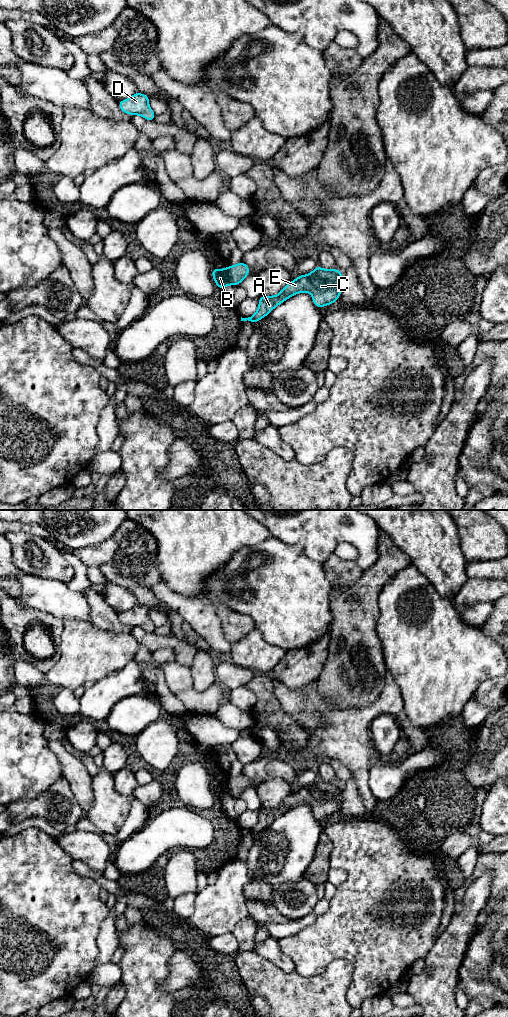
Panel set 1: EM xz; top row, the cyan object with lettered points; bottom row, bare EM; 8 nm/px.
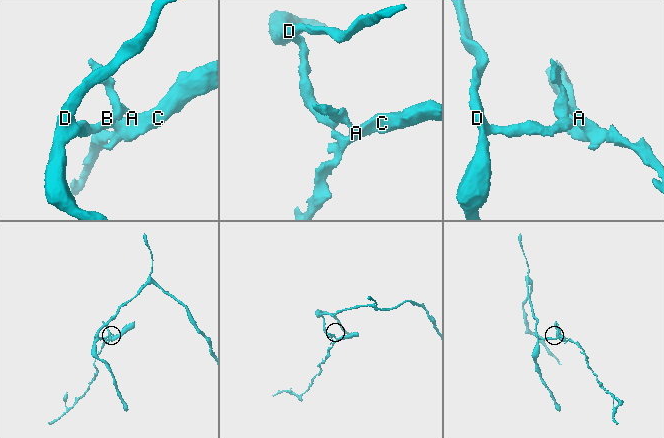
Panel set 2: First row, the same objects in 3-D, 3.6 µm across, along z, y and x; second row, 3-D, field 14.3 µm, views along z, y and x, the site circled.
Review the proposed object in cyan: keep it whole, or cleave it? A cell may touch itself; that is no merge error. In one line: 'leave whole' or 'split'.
split

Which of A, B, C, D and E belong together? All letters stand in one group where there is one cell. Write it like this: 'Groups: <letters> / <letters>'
Groups: A C E / B D

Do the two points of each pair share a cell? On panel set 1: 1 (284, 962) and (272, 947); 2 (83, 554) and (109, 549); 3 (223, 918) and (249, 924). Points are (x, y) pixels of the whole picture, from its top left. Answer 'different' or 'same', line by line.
1: same
2: same
3: different

